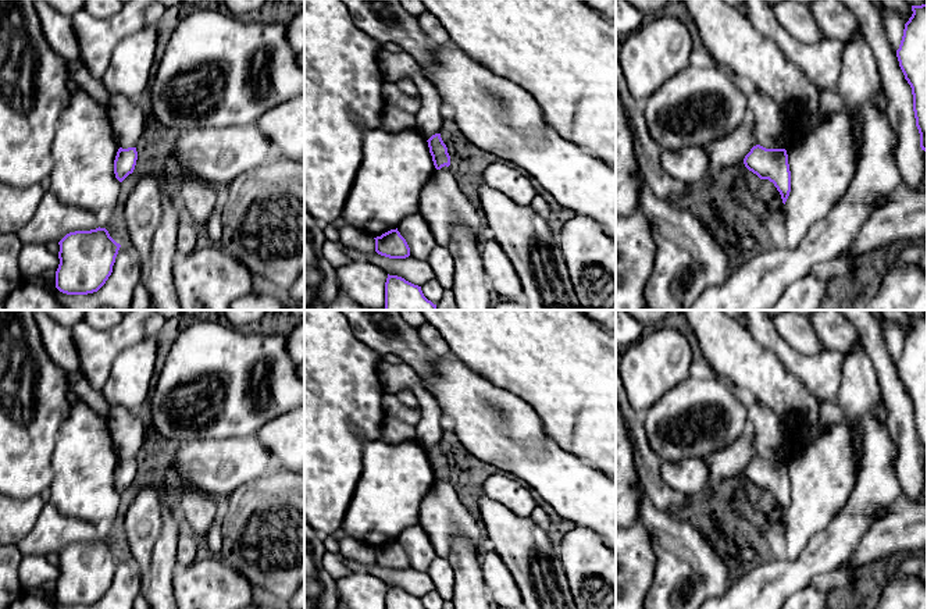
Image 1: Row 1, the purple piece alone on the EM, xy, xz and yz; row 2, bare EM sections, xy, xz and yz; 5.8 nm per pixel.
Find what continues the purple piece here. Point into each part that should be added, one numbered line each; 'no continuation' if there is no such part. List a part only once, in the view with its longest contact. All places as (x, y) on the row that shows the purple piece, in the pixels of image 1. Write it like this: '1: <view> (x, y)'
no continuation

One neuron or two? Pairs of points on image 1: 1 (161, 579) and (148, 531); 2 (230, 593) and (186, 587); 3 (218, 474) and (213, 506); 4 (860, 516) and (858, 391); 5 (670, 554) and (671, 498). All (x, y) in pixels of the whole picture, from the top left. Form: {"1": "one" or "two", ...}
{"1": "one", "2": "one", "3": "two", "4": "one", "5": "two"}

